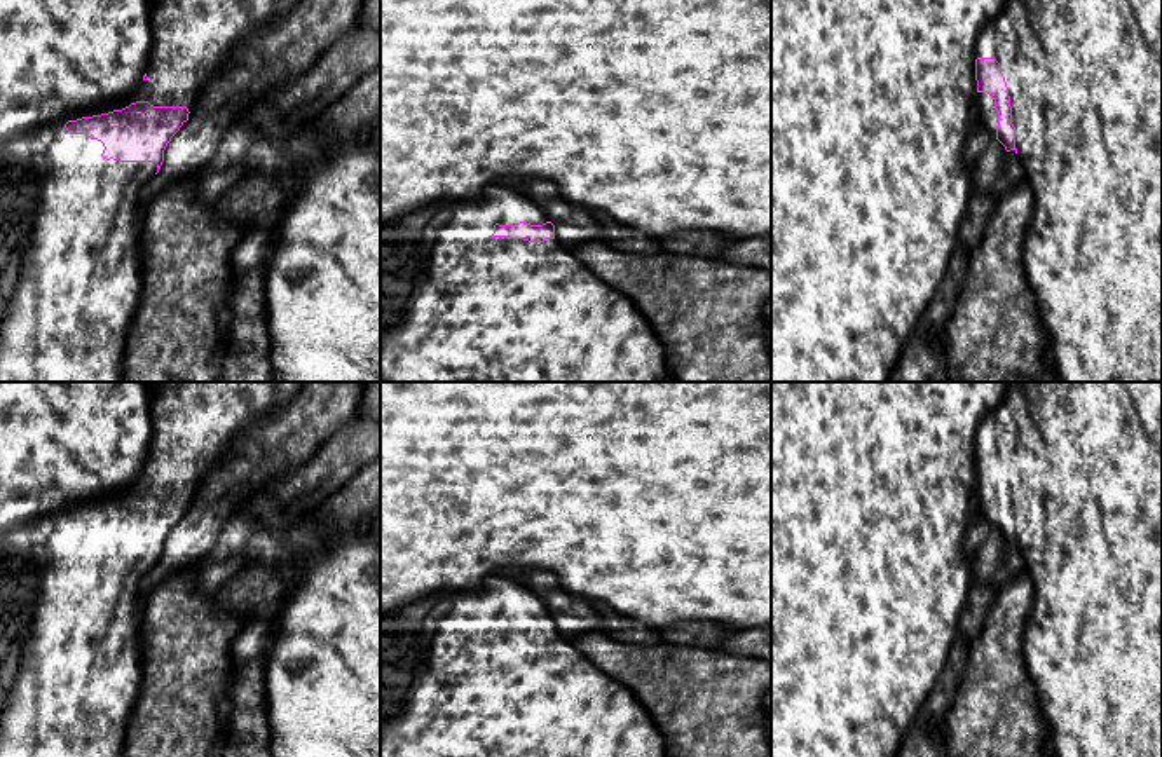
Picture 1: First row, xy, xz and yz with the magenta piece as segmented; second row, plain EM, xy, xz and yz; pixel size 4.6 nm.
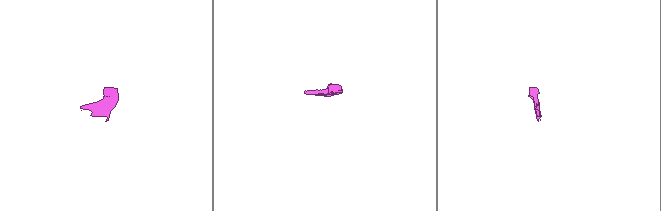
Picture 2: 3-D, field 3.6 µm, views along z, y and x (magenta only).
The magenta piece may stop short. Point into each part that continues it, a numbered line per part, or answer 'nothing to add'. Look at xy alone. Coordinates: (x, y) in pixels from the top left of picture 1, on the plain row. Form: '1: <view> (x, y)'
1: xy (70, 618)

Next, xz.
1: xz (451, 686)

